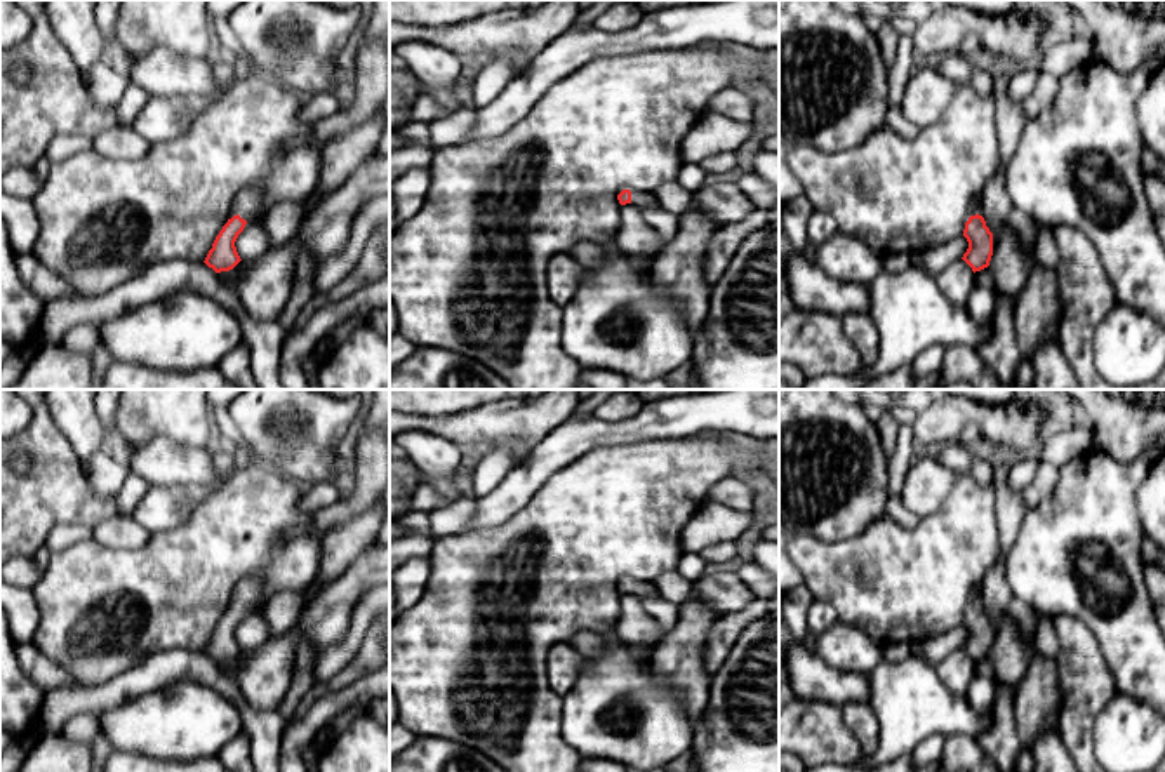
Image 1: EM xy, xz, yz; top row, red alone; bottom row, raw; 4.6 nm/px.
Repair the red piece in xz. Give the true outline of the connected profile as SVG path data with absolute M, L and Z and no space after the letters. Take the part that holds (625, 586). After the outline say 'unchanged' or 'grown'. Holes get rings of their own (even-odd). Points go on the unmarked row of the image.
M628 576L619 579L617 589L621 595L631 593L640 598L656 596L659 593L652 581L636 581Z | grown

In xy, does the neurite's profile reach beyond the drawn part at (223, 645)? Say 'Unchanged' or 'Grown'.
Grown

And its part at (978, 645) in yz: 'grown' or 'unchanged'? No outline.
grown

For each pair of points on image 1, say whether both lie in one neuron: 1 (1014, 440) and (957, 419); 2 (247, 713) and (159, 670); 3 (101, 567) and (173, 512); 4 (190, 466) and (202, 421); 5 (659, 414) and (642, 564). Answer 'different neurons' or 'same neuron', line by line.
1: same neuron
2: same neuron
3: different neurons
4: different neurons
5: different neurons

